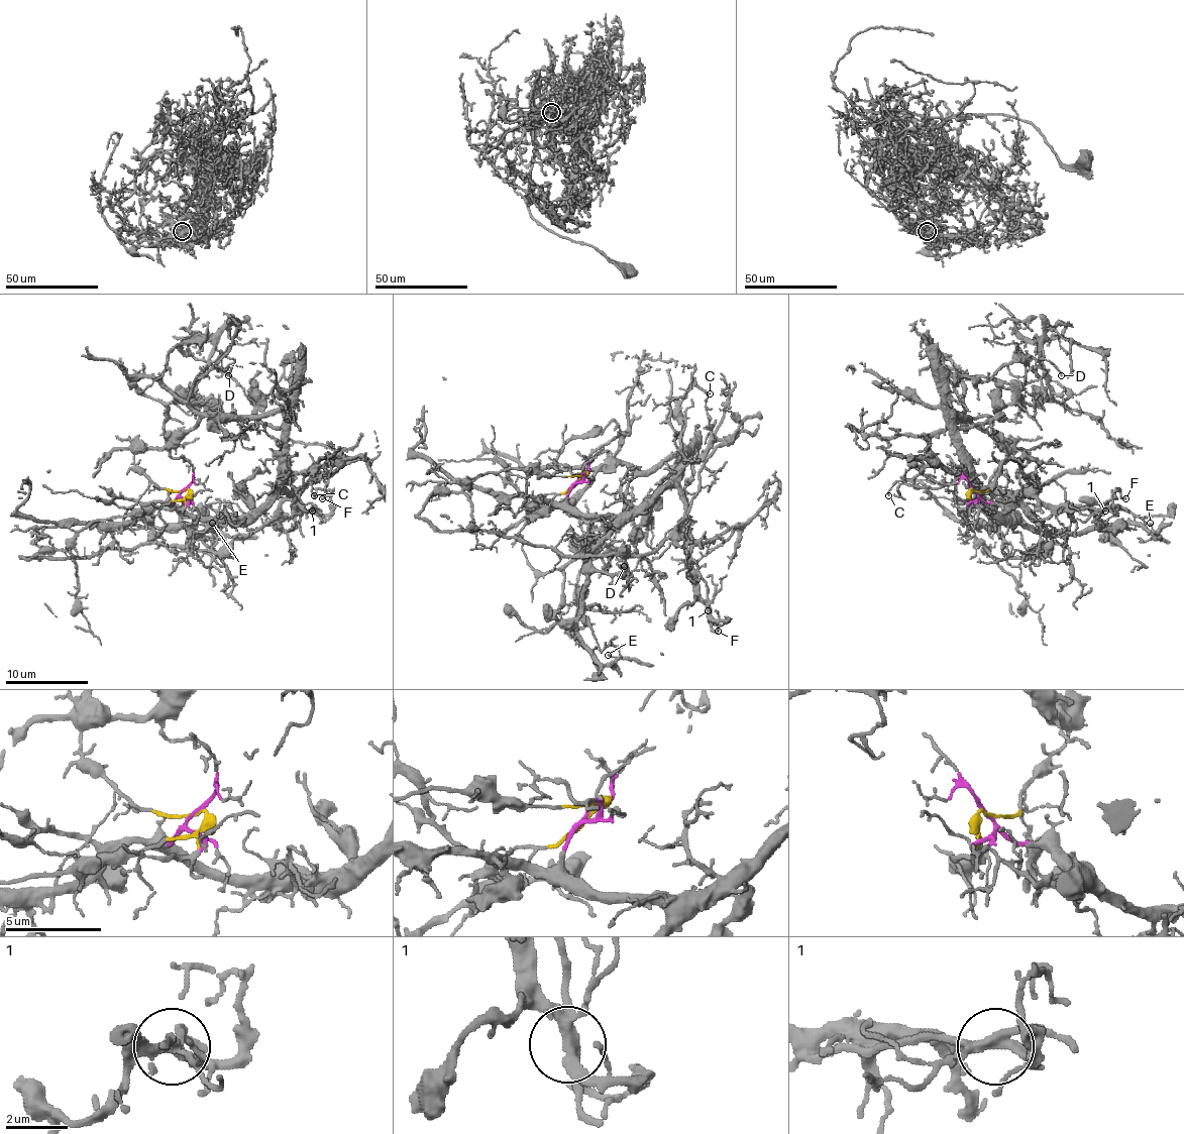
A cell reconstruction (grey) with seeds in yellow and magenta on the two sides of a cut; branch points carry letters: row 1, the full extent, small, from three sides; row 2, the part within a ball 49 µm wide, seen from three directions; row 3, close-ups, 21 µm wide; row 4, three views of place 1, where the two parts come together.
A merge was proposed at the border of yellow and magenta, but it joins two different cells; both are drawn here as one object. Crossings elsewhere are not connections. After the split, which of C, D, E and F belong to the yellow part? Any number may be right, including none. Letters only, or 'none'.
none

